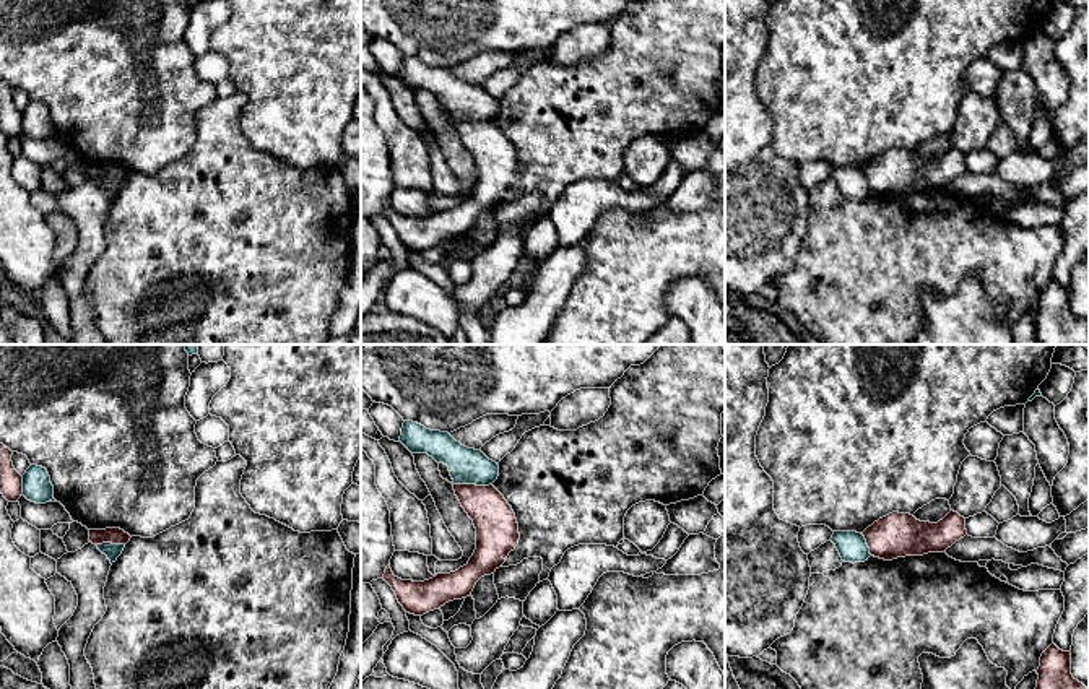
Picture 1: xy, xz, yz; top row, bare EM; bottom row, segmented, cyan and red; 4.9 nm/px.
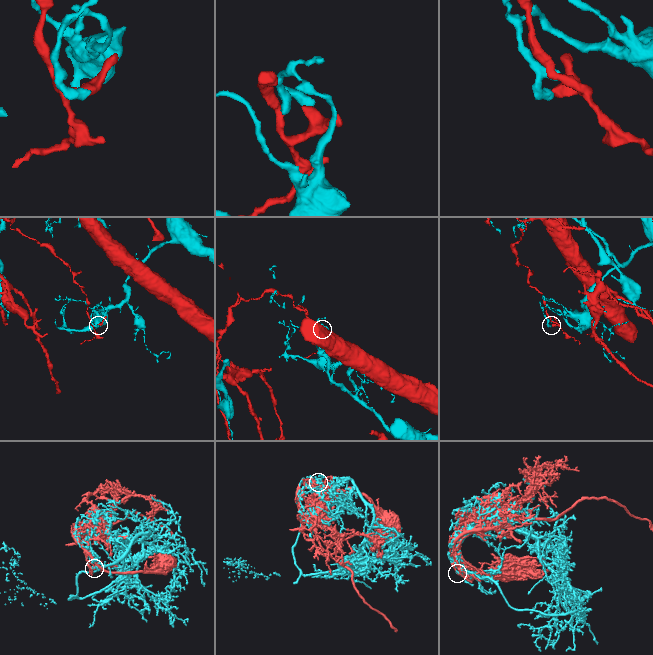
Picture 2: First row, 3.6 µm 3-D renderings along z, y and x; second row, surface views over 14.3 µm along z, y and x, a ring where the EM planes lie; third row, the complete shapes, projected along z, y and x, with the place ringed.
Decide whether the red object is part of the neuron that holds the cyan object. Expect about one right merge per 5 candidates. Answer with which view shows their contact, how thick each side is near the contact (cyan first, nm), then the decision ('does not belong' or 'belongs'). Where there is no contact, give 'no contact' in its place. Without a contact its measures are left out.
contact in xz; calibres 180 and 200 nm; does not belong

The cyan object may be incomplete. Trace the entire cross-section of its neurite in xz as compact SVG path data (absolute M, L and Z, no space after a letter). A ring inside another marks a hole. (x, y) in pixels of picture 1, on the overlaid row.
M405 421L400 442L411 453L427 453L437 463L449 466L453 484L489 486L499 476L499 465L481 450L468 448L449 432L431 431L424 426Z

